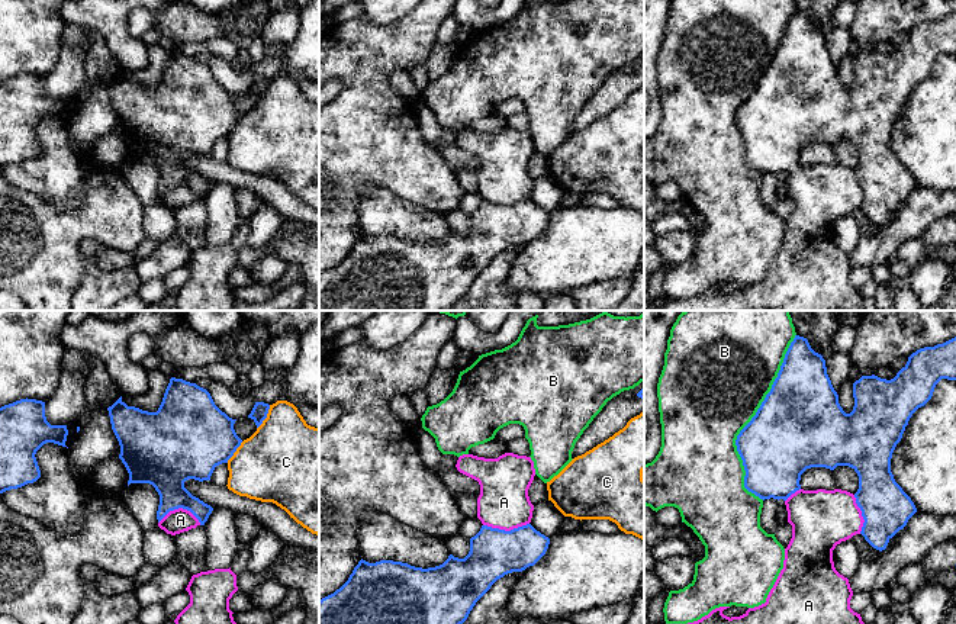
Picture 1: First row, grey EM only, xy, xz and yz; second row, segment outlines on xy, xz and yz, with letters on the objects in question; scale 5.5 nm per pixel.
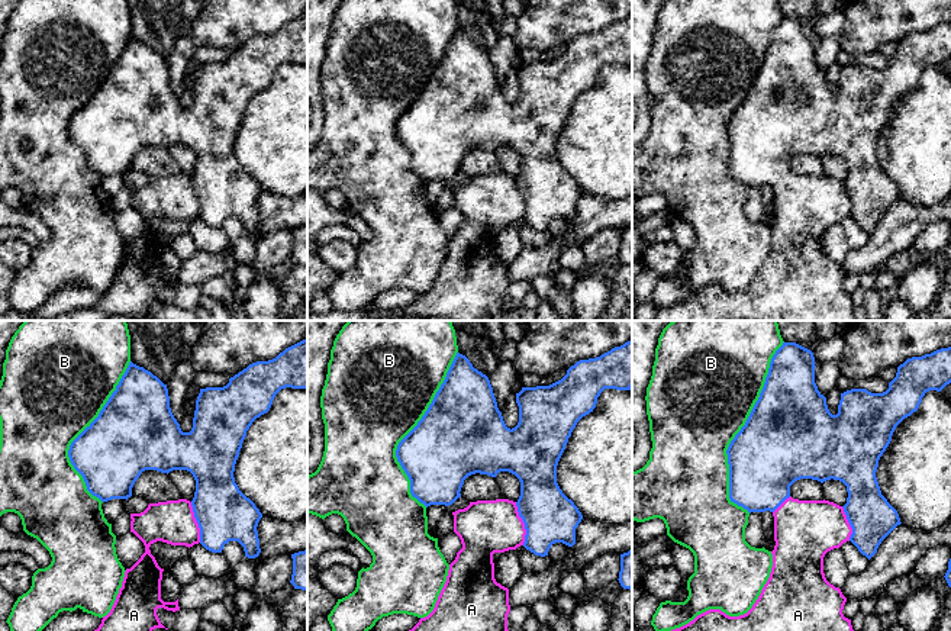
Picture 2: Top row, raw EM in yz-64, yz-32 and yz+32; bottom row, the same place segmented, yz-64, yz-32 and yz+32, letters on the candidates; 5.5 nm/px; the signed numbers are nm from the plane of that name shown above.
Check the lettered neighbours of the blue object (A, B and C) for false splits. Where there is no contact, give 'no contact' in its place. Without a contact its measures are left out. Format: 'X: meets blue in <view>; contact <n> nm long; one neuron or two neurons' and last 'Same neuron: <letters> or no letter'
A: meets blue in xz; contact 260 nm long; one neuron
B: meets blue in yz; contact 950 nm long; two neurons
C: meets blue in xy; contact 150 nm long; two neurons
Same neuron: A

